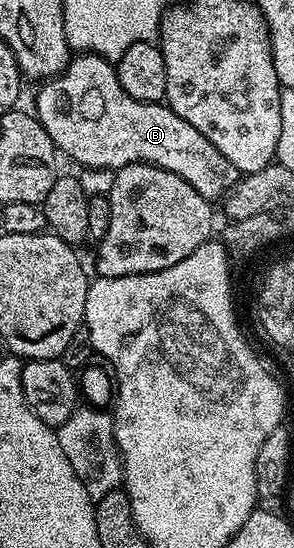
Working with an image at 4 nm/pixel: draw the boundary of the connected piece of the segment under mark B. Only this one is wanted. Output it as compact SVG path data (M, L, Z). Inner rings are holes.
M78 54L71 59L63 72L45 81L38 92L38 121L48 130L48 138L52 138L55 148L63 157L71 156L82 168L96 168L99 170L117 170L132 163L146 163L162 167L179 175L211 202L221 201L237 185L240 173L196 126L188 126L184 118L180 118L165 103L149 104L140 102L128 94L120 86L118 69L111 61L93 54Z

